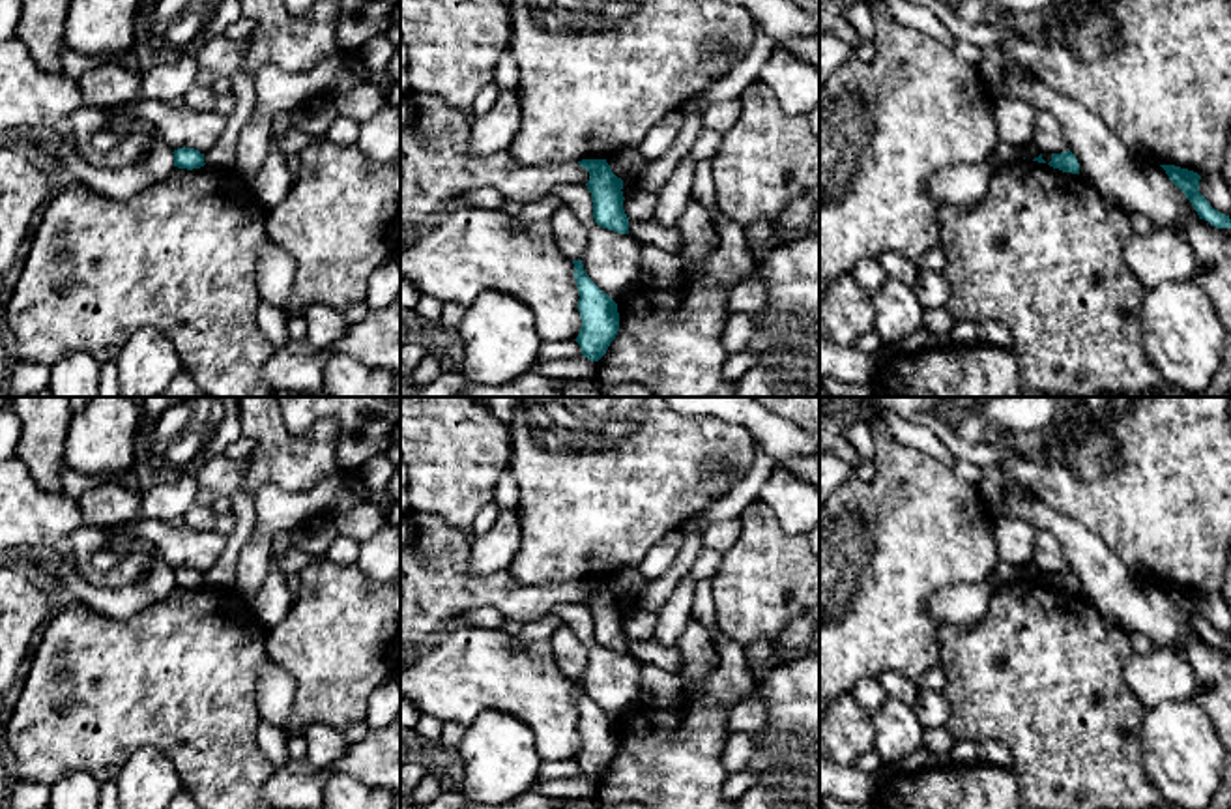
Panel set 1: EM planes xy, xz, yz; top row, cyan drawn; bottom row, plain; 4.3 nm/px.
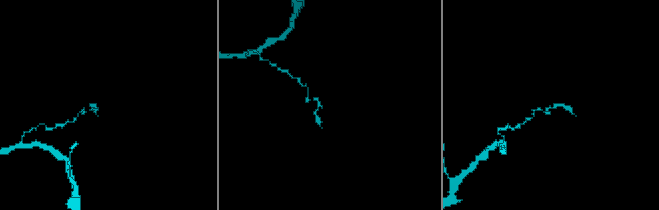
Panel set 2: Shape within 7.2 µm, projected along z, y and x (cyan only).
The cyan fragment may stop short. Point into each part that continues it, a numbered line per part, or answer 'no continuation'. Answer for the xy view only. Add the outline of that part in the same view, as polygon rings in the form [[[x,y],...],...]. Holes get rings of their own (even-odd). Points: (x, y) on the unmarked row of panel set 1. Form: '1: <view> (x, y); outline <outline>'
no continuation

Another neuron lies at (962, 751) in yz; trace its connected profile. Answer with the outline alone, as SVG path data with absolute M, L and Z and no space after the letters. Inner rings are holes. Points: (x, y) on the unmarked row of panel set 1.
M967 740L954 742L949 755L952 762L956 764L977 764L978 762L977 743L967 742Z

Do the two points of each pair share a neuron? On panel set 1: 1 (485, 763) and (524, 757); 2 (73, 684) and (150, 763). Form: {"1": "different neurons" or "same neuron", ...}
{"1": "same neuron", "2": "different neurons"}

